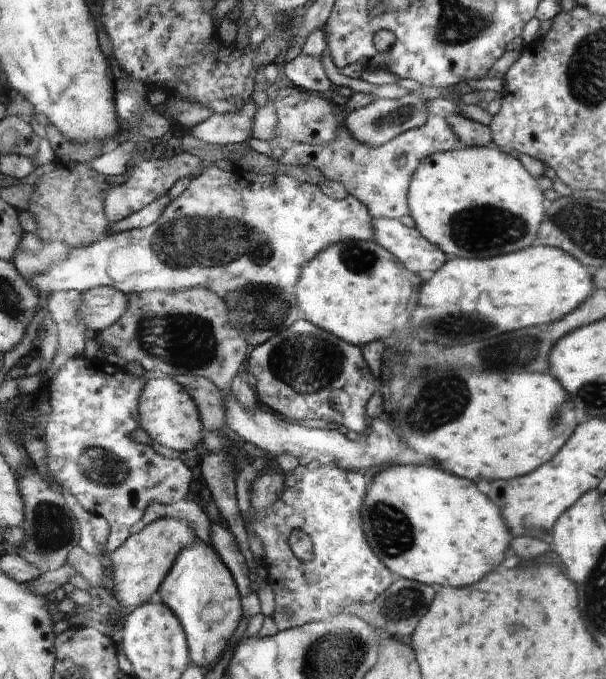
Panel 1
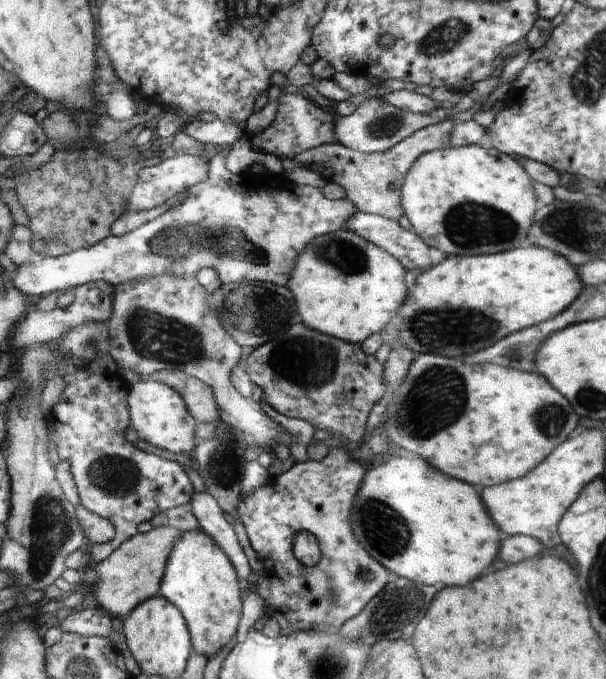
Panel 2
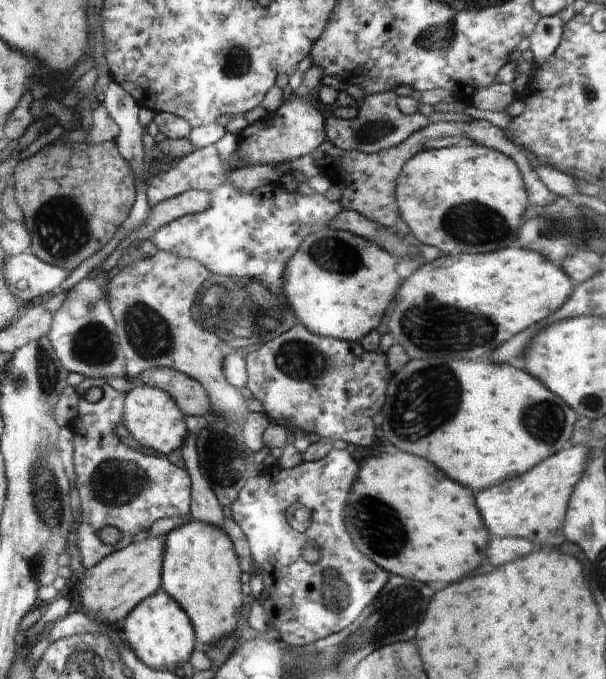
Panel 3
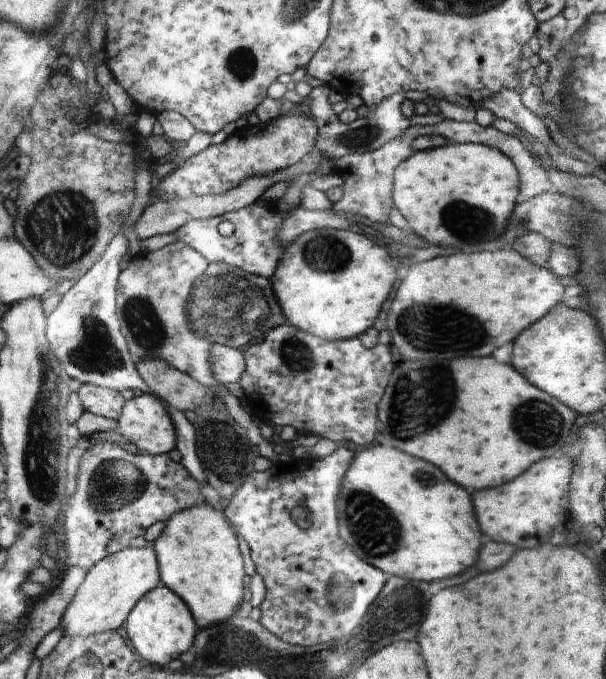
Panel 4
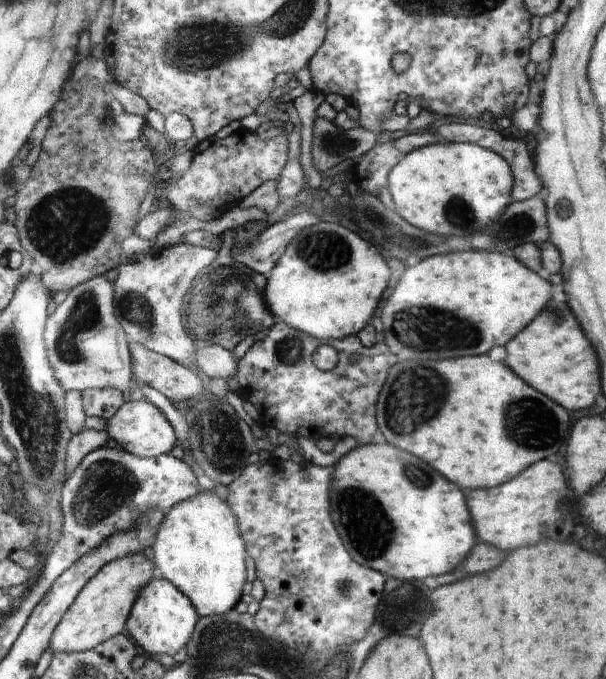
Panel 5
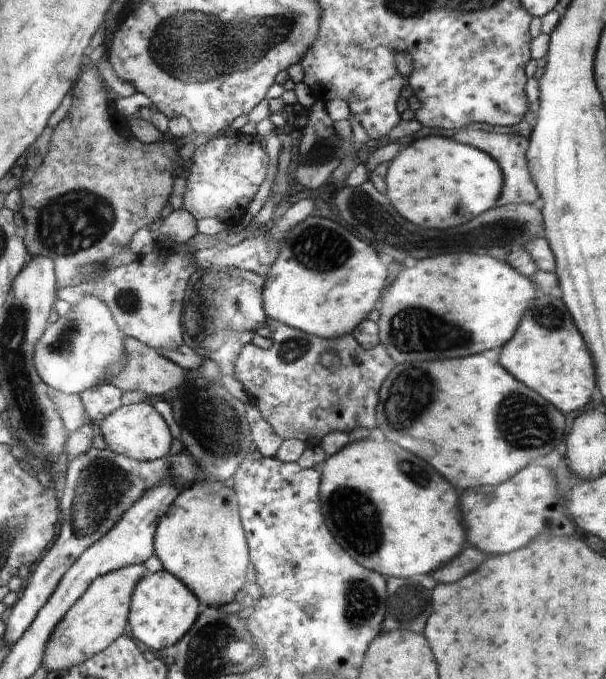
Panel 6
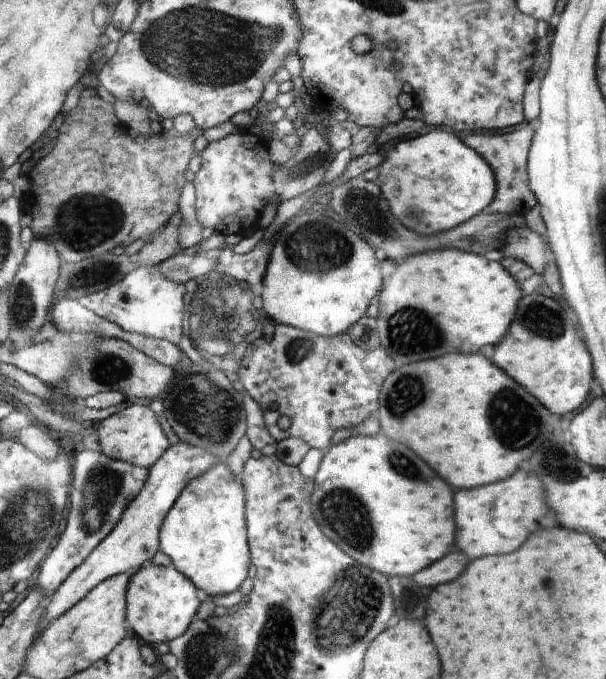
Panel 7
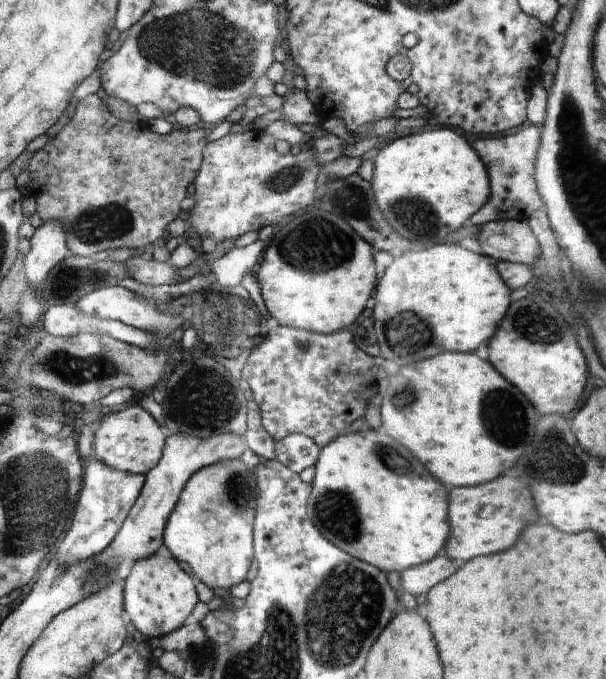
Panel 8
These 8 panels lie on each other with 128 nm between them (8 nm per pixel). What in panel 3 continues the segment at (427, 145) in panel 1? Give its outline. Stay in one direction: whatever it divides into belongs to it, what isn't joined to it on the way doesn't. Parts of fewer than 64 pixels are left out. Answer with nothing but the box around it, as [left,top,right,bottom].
[310,120,556,229]

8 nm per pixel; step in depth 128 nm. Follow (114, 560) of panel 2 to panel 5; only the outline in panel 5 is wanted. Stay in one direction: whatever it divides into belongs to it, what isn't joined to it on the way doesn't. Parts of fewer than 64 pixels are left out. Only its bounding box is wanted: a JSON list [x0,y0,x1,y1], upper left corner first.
[51,553,156,653]

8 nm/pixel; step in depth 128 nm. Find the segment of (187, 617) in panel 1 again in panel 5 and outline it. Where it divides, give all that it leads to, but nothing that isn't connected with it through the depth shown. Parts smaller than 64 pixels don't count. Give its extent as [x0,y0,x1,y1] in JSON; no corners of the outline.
[153,491,247,616]

